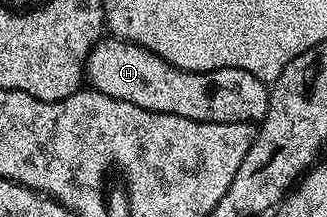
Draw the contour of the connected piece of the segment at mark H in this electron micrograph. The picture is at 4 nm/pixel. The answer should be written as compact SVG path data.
M102 38L85 63L85 80L94 92L143 106L143 110L175 114L195 122L256 125L267 114L270 85L247 70L224 68L210 72L185 72L159 54L129 40Z

